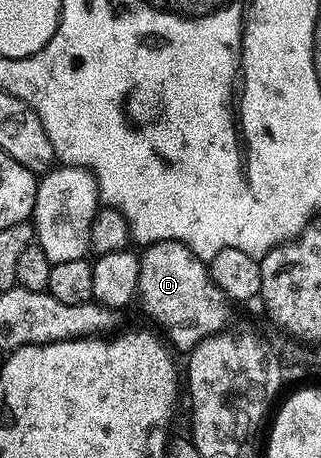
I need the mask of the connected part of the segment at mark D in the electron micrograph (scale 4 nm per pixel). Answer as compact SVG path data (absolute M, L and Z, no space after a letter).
M152 241L139 253L138 300L167 332L166 340L184 351L192 350L207 336L228 324L232 306L221 287L214 284L208 266L180 241Z

